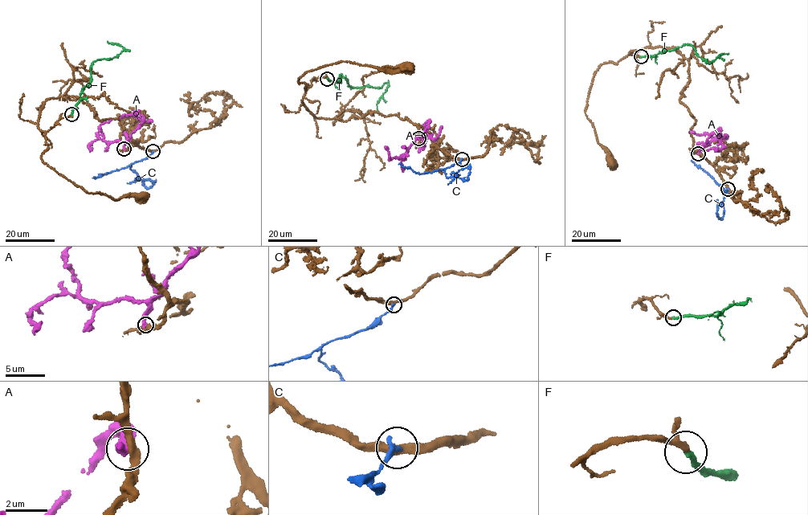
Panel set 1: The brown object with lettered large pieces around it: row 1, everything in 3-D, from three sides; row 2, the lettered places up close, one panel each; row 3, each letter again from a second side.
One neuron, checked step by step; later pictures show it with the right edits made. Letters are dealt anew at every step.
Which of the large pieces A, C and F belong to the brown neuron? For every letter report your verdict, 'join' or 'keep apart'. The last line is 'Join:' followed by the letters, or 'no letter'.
A: keep apart
C: keep apart
F: join
Join: F

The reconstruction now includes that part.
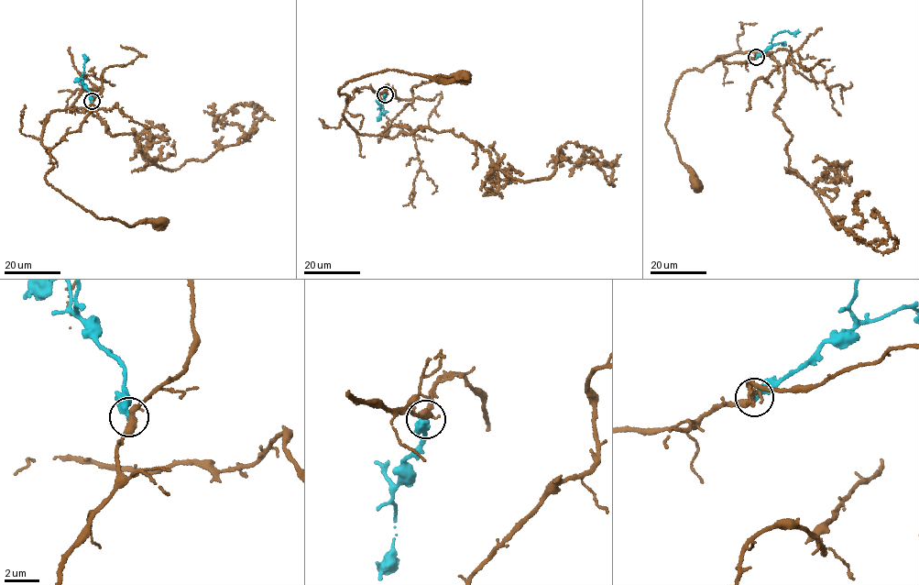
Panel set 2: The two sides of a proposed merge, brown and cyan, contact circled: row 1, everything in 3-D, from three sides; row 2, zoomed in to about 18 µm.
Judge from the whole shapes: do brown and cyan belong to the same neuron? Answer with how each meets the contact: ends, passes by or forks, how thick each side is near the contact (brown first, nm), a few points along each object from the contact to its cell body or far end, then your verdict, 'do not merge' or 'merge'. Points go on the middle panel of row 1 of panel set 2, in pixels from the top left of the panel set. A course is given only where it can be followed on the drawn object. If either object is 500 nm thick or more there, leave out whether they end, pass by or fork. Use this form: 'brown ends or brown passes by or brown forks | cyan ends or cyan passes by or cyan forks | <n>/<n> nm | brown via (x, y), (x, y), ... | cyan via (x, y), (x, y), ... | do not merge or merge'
brown forks | cyan ends | 280/420 nm | brown via (385, 94), (366, 87), (355, 90), (348, 102), (338, 89), (388, 69), (463, 78) | cyan via (385, 94), (382, 104), (376, 101), (384, 115) | do not merge

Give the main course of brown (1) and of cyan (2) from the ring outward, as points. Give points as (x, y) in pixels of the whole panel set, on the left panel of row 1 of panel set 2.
1: (92, 101), (81, 127), (51, 148), (53, 166), (46, 181), (97, 216), (131, 226), (160, 221)
2: (92, 101), (91, 93), (82, 84), (84, 55)

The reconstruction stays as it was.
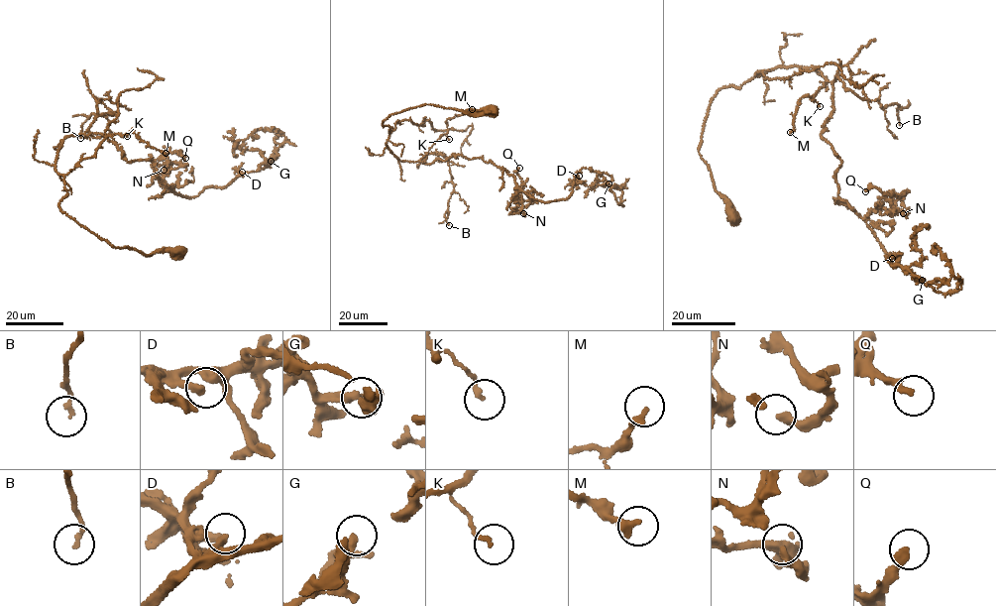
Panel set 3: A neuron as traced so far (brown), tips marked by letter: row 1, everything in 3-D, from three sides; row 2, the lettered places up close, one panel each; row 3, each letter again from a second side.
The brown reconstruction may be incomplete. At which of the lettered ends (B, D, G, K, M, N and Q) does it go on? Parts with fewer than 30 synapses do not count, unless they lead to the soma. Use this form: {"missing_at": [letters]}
{"missing_at": ["M"]}

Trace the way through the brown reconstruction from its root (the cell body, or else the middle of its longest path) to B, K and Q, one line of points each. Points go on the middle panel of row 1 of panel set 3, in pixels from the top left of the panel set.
B: (492, 112), (425, 104), (383, 122), (399, 160), (434, 153), (447, 161), (449, 225)
K: (492, 112), (425, 104), (383, 122), (390, 128), (387, 146), (400, 161), (419, 161), (443, 135), (449, 139)
Q: (492, 112), (413, 107), (383, 121), (387, 146), (400, 161), (491, 161), (514, 178), (514, 201), (519, 168)

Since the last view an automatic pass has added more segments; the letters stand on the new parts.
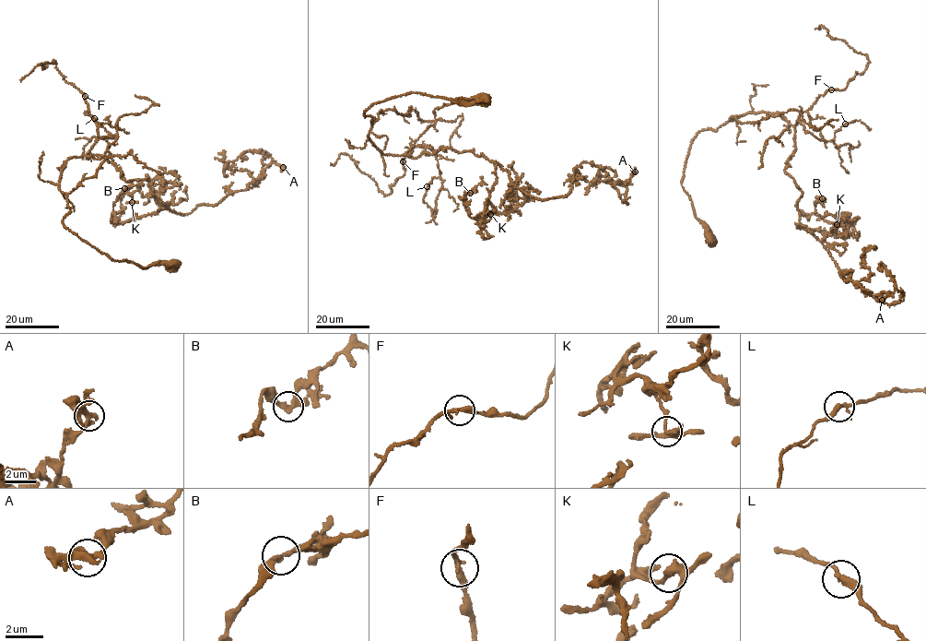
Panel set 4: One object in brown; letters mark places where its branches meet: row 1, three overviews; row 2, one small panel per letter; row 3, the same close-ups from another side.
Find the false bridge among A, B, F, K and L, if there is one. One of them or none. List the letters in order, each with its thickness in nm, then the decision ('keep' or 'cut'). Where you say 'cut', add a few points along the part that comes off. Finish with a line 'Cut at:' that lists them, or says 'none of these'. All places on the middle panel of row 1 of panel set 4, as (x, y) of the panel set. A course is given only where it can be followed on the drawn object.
A: 340 nm | keep
B: 240 nm | keep
F: 260 nm | keep
K: 280 nm | keep
L: 260 nm | keep
Cut at: none of these

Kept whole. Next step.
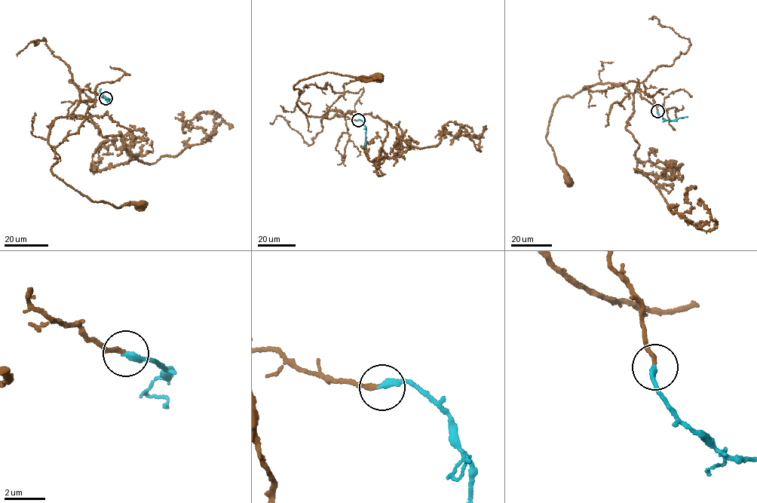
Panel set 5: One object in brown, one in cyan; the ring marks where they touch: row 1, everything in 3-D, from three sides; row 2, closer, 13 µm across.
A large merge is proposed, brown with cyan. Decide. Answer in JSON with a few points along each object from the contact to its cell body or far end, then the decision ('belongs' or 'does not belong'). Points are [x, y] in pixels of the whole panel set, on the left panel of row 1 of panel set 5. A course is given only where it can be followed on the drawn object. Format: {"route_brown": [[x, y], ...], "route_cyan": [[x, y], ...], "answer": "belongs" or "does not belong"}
{"route_brown": [[105, 97], [82, 90], [71, 114], [54, 119], [52, 172], [92, 200], [141, 203]], "route_cyan": [[105, 97], [110, 100], [105, 99], [102, 93], [99, 92], [100, 89]], "answer": "belongs"}

